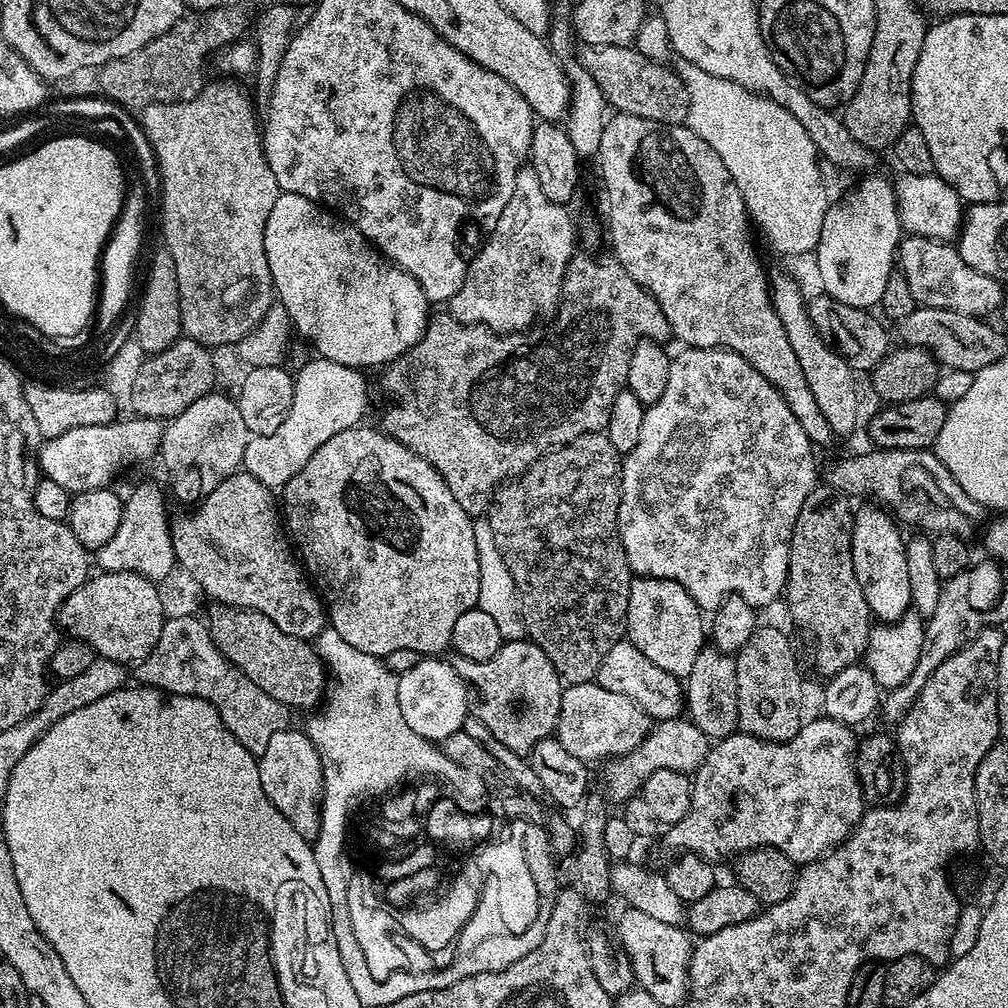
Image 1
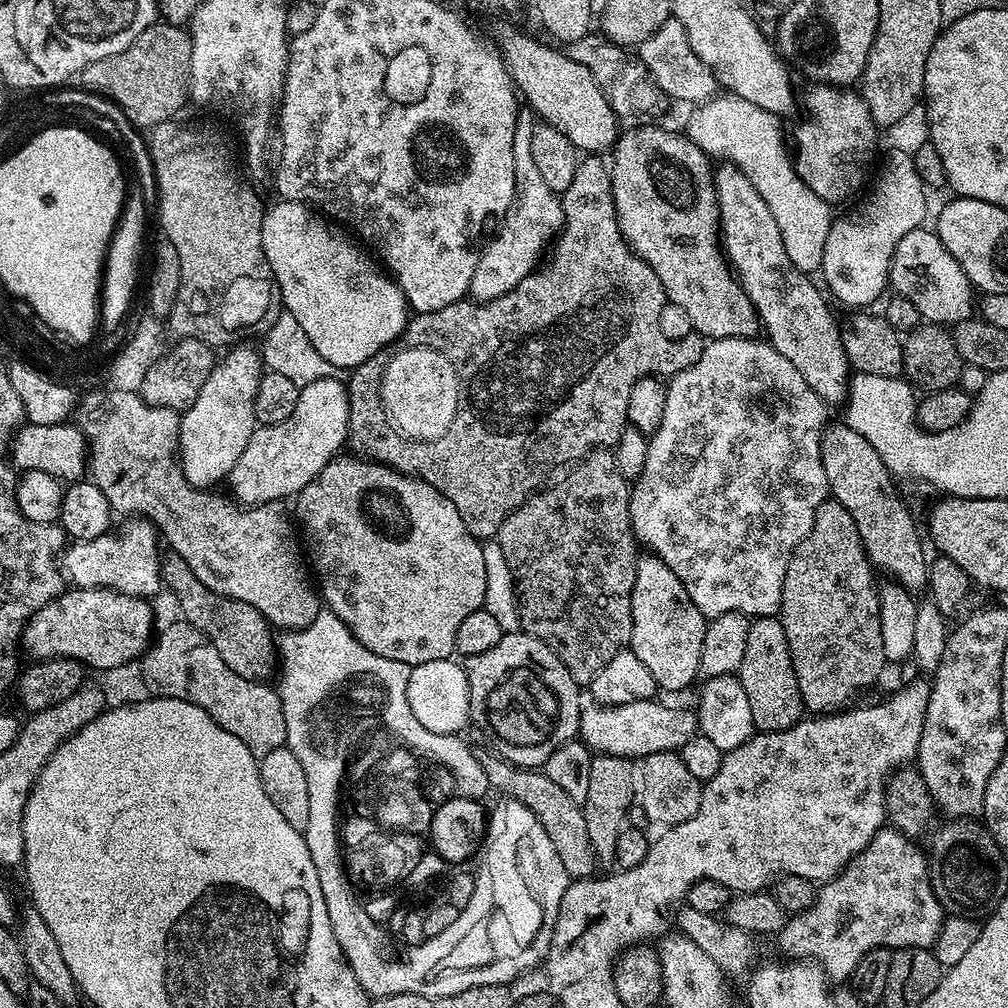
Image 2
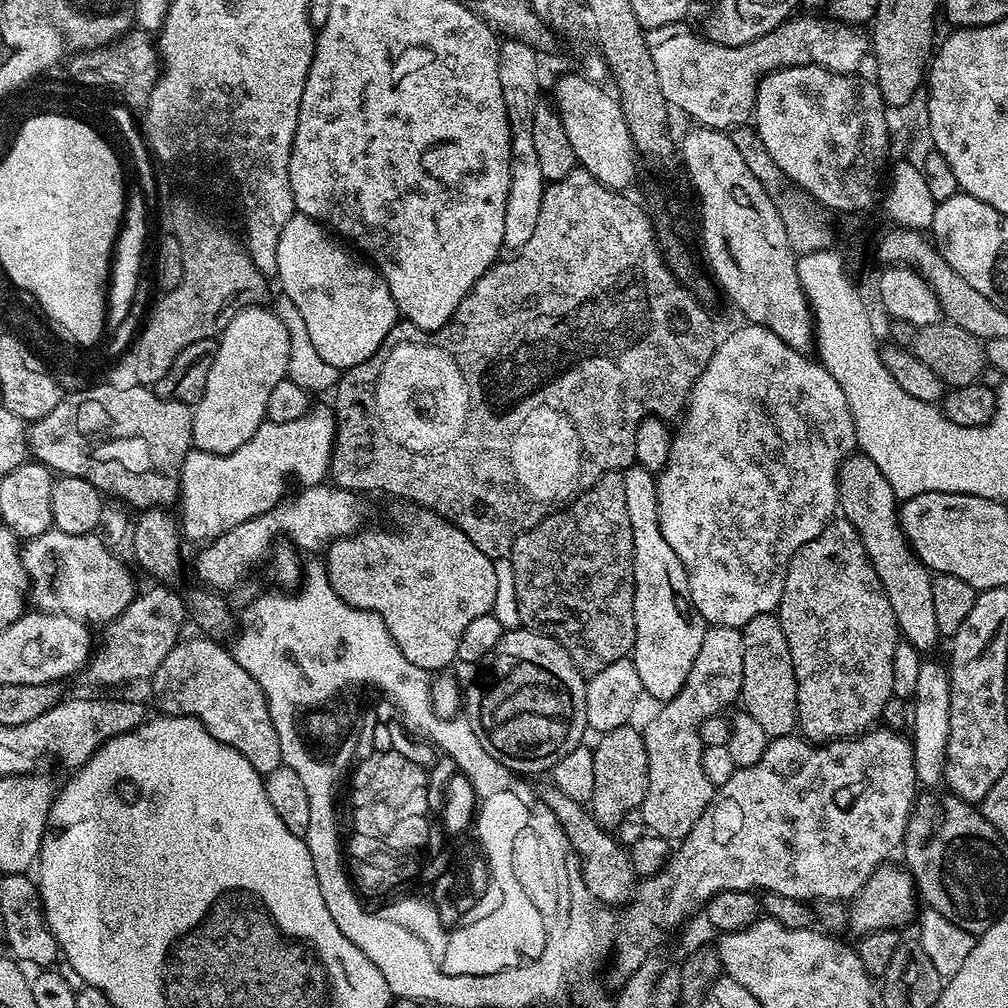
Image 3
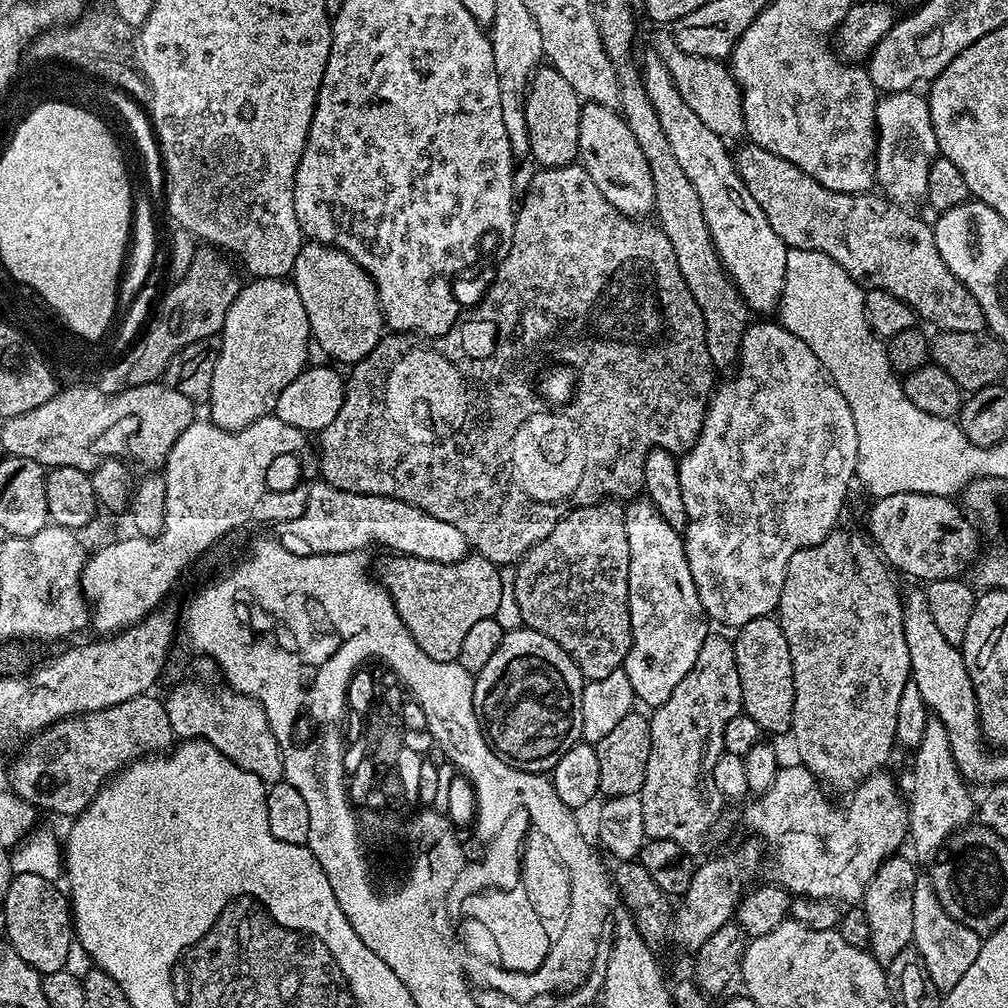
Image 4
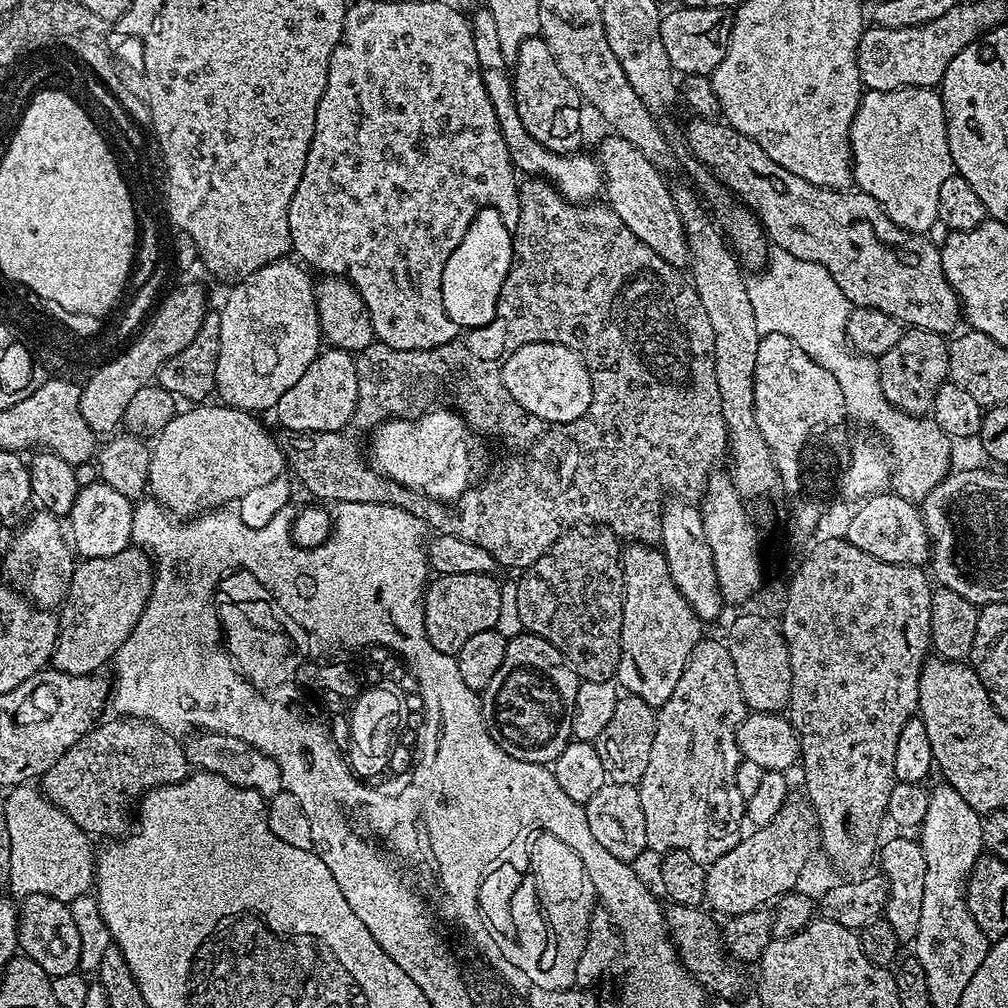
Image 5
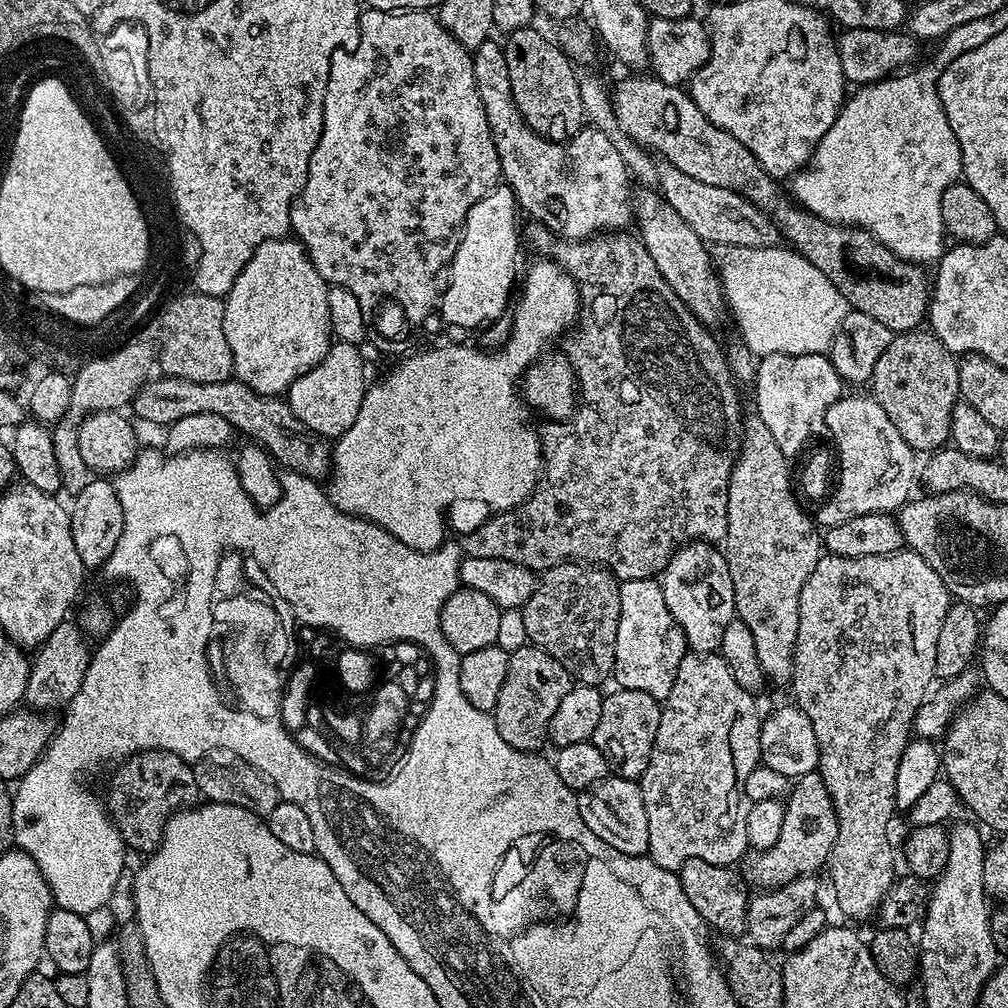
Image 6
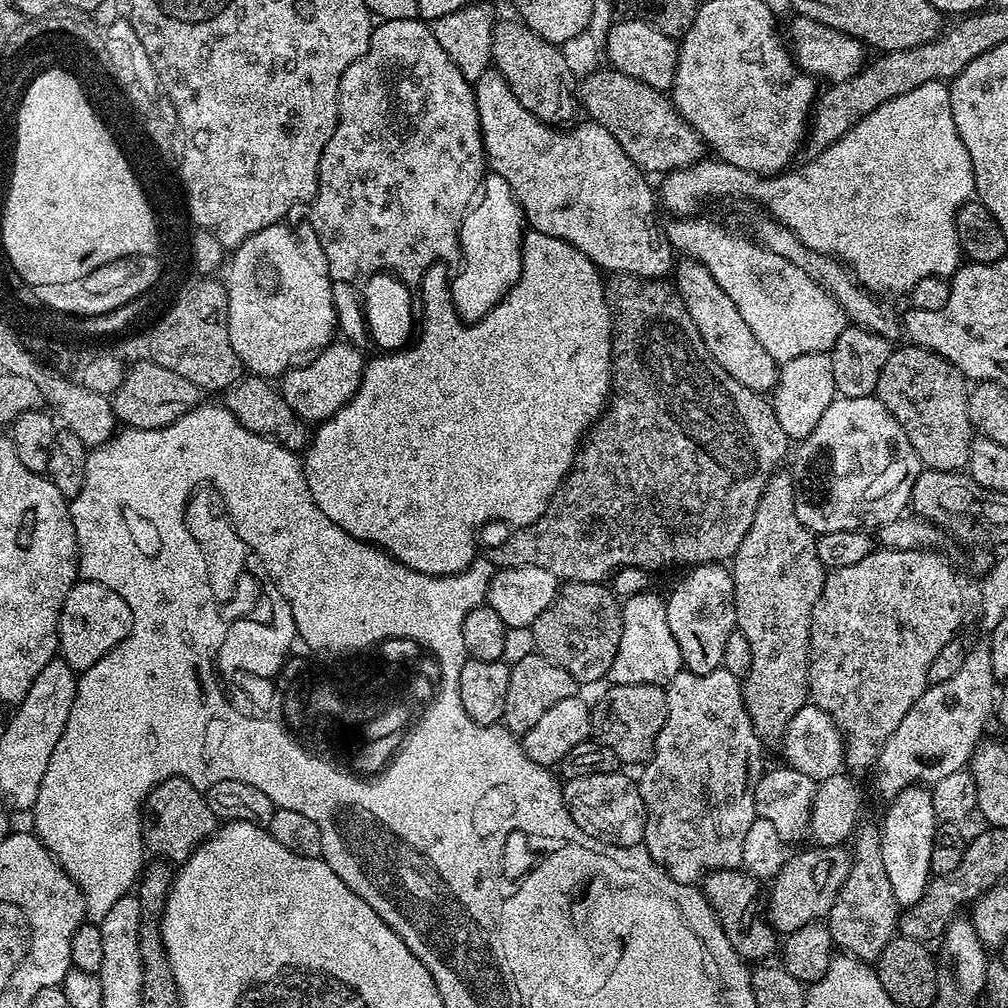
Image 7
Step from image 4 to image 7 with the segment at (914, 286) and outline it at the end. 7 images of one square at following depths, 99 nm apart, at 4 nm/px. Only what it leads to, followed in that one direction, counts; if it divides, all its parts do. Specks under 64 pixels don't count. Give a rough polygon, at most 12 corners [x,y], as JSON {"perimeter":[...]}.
{"perimeter":[[605,66],[578,88],[645,173],[705,159],[665,93]]}

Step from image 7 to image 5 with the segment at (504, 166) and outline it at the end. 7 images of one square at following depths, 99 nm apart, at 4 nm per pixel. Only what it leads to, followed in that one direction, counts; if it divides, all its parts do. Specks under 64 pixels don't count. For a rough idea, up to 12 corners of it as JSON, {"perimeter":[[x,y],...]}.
{"perimeter":[[471,13],[474,54],[506,150],[521,173],[573,204],[597,199],[604,173],[583,151],[554,154],[518,118],[494,14]]}

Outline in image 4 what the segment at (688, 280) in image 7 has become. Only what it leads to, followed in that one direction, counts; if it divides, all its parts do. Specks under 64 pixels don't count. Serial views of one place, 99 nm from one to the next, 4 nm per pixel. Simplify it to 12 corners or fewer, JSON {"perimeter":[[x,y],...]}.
{"perimeter":[[615,108],[580,109],[579,163],[622,214],[655,209],[654,178]]}

